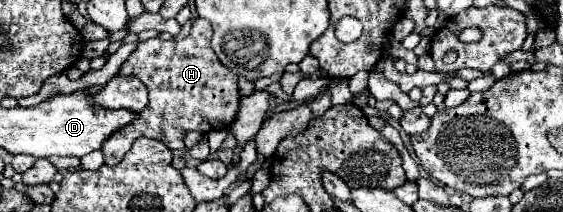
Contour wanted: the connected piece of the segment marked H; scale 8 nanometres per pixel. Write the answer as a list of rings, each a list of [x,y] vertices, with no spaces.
[[[196,17],[192,21],[190,35],[182,41],[156,37],[138,43],[136,51],[124,61],[118,75],[138,77],[148,87],[150,103],[144,111],[138,113],[138,121],[134,121],[132,125],[124,125],[118,133],[114,133],[114,137],[108,137],[102,143],[106,165],[118,165],[134,139],[142,135],[158,139],[168,149],[176,151],[184,149],[184,135],[188,131],[198,131],[206,135],[216,129],[226,129],[236,119],[240,107],[238,77],[218,61],[210,39],[210,21]]]

